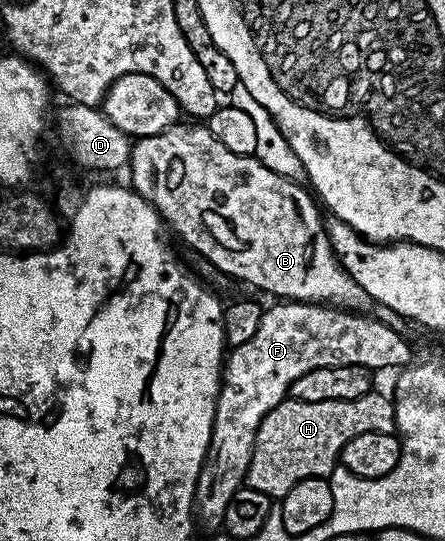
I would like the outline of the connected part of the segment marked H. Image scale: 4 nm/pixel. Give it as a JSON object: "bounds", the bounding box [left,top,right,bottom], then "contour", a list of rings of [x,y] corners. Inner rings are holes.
{"bounds":[251,392,396,500],"contour":[[[378,392],[357,400],[285,400],[277,404],[257,428],[251,457],[253,487],[272,500],[282,500],[293,484],[310,478],[327,478],[333,473],[340,465],[342,450],[355,436],[362,433],[394,434],[396,430],[394,401]]]}

